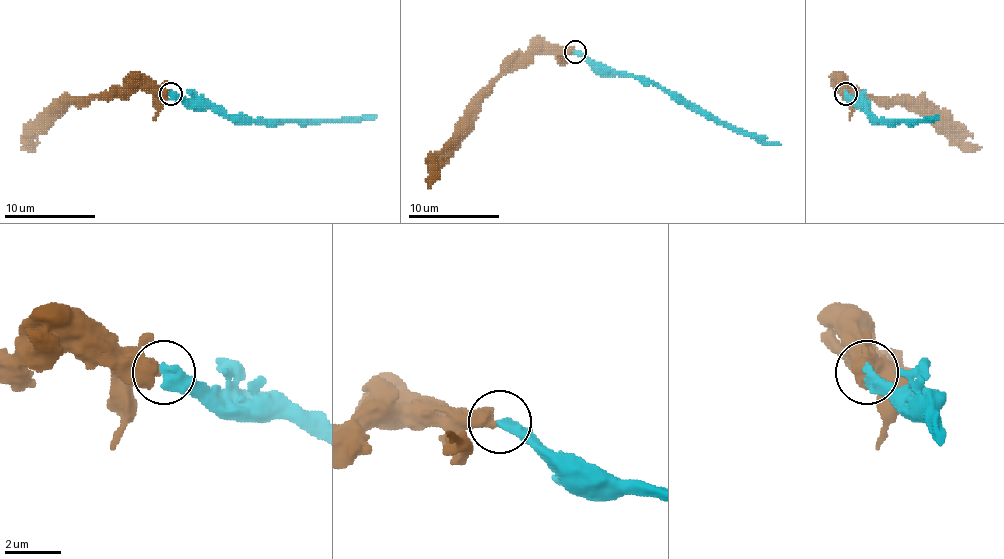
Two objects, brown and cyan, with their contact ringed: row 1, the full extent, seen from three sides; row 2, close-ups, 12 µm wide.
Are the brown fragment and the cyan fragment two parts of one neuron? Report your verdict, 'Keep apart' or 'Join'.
Join

